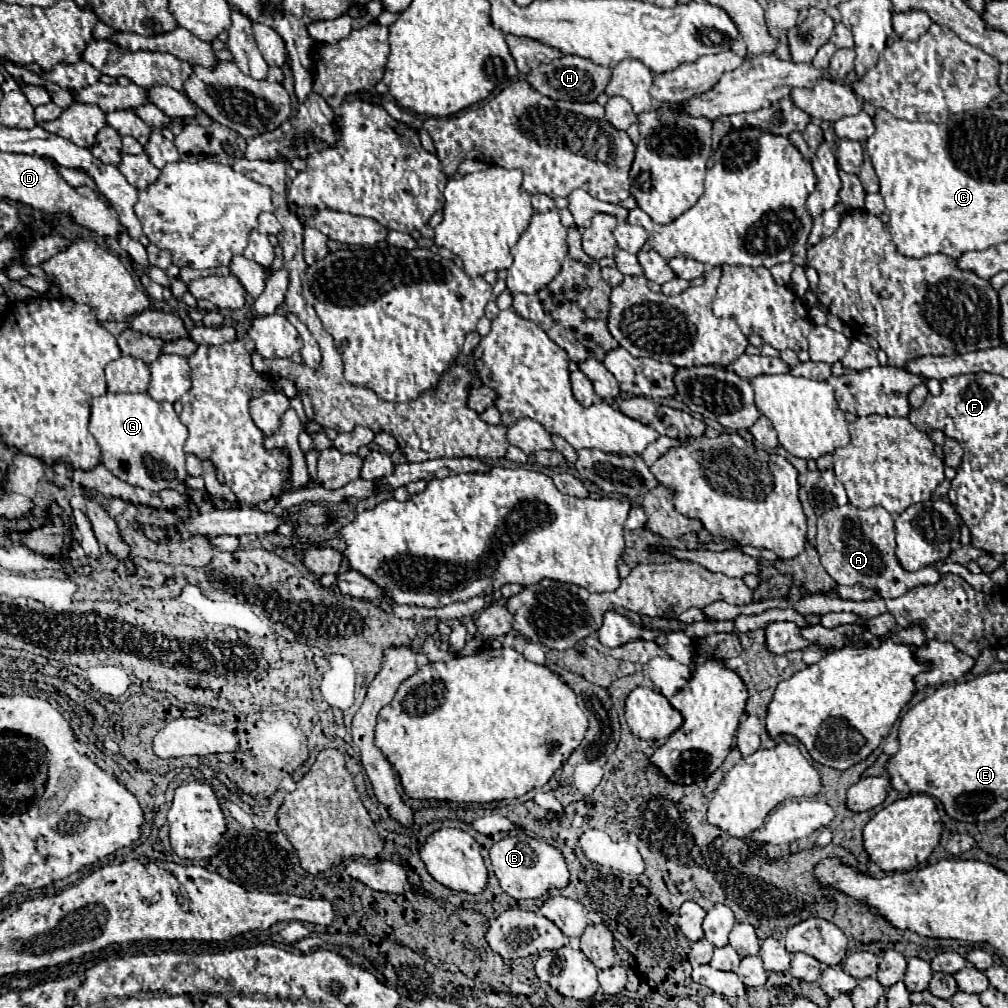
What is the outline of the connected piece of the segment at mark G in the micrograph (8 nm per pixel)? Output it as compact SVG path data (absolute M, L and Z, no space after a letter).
M106 392L104 396L98 396L92 400L92 418L90 418L90 432L96 438L100 450L102 450L102 464L120 480L140 486L144 490L164 490L164 488L176 488L184 482L188 476L186 464L184 464L184 442L188 438L186 426L178 420L178 414L174 412L170 402L156 402L150 398L150 394L112 394Z

